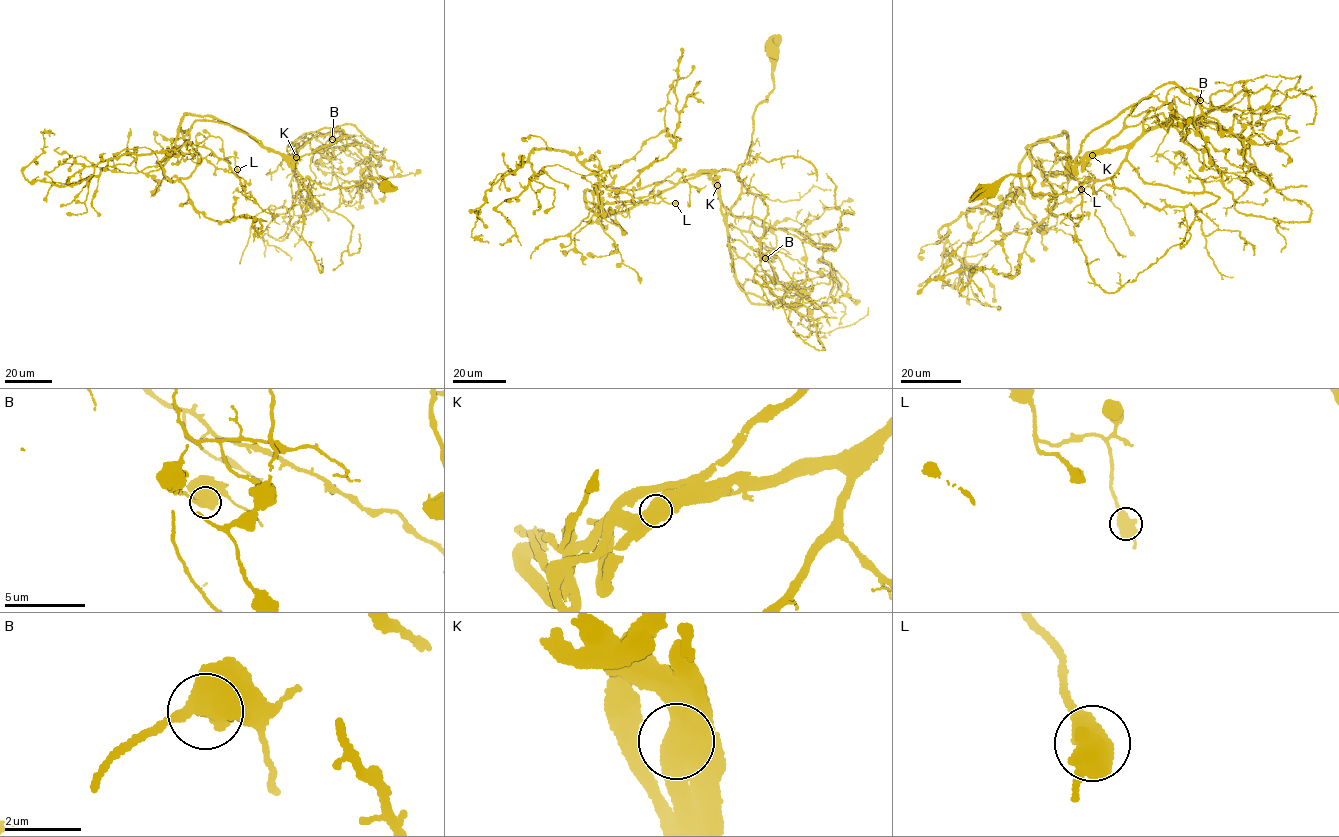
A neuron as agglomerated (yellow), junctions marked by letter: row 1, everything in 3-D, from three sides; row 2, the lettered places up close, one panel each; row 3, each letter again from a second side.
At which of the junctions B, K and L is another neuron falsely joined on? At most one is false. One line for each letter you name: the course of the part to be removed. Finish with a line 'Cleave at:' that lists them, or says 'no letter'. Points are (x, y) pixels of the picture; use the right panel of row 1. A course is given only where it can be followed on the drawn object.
K: (1092, 155), (1043, 139), (1020, 193), (938, 229), (942, 287), (1010, 208)
Cleave at: K

